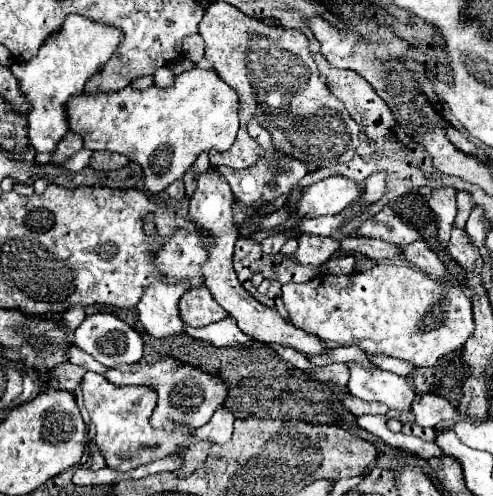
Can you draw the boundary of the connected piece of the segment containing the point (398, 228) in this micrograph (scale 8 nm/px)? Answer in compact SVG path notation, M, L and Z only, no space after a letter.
M384 207L372 219L364 221L362 227L358 229L358 233L362 237L368 235L368 237L384 239L384 241L396 243L396 245L406 245L406 243L412 243L412 241L422 239L422 235L416 229L408 227L406 223L402 223L400 217L390 207Z

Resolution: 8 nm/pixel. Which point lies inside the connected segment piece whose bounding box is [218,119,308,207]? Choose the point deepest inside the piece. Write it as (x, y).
(276, 174)

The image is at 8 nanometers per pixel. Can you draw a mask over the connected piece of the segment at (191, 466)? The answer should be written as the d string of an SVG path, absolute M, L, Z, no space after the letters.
M200 441L200 443L194 443L190 449L186 449L182 455L184 455L184 463L182 467L176 471L180 477L188 477L192 475L206 459L206 453L208 453L208 447L212 443L210 441Z

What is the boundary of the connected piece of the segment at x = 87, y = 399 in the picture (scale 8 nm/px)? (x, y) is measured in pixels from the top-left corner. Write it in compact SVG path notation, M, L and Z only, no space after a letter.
M86 373L82 393L84 393L84 407L90 413L92 425L96 429L94 441L104 453L108 467L114 471L124 473L136 469L142 463L162 459L192 435L190 429L164 433L150 427L148 421L157 401L156 392L150 387L134 385L117 387L98 373Z

